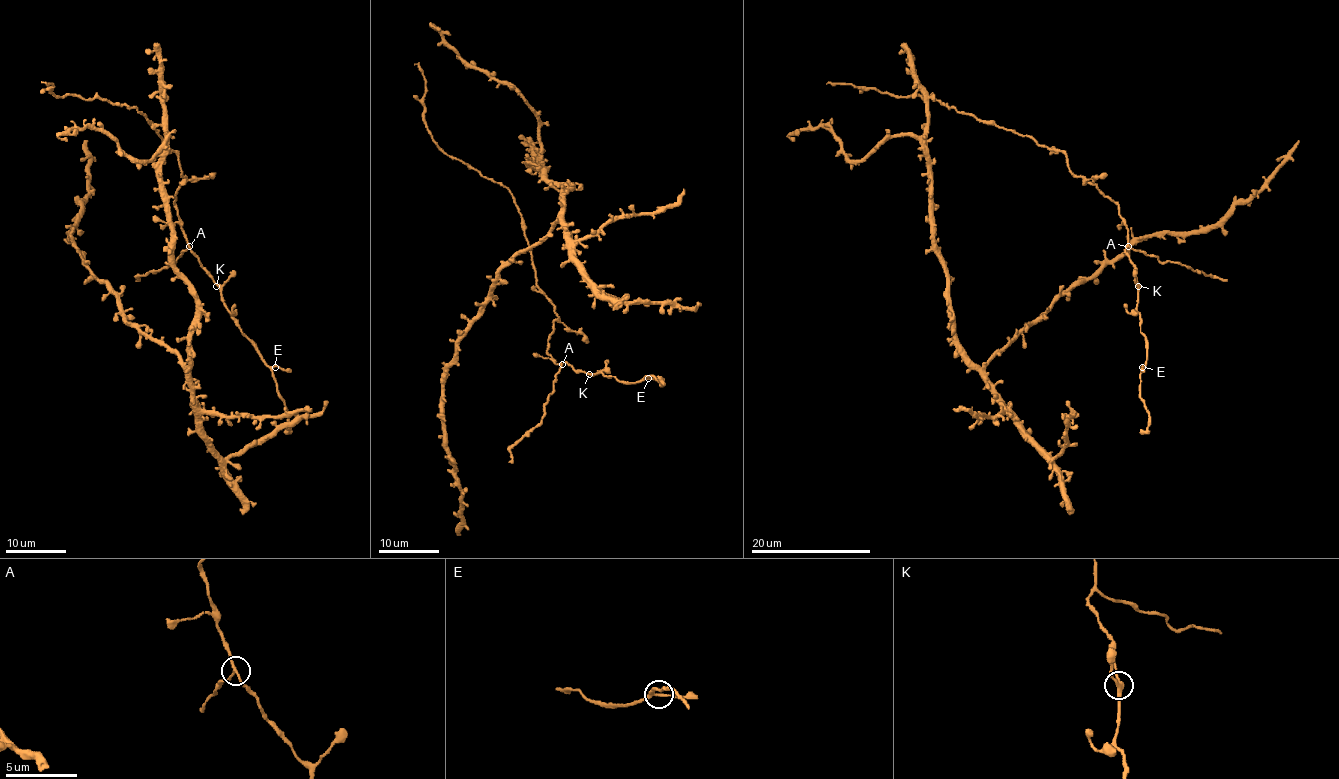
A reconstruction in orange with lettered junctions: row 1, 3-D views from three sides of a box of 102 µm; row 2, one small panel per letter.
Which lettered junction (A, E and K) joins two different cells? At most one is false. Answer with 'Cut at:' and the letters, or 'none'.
Cut at: A

